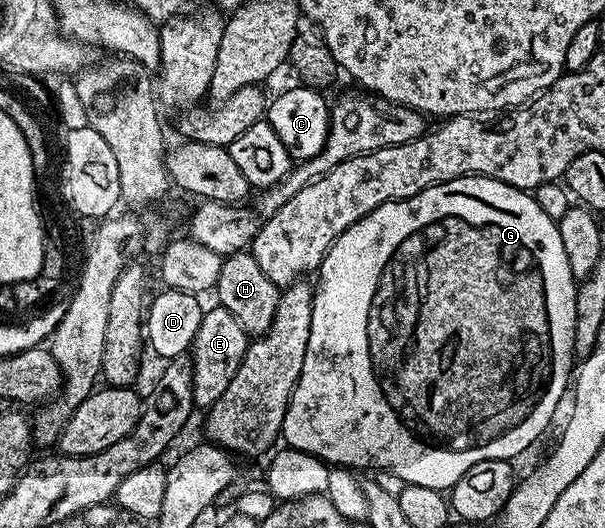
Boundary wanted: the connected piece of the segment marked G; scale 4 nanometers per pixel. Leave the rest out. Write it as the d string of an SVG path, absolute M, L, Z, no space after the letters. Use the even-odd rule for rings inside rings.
M461 176L425 188L407 200L390 200L348 226L336 238L316 269L317 276L308 350L282 423L281 439L285 447L317 456L330 466L391 472L404 478L406 485L449 490L476 462L513 461L529 444L537 442L546 427L551 427L556 406L572 380L570 360L574 356L578 289L556 221L540 210L529 191L487 176Z

